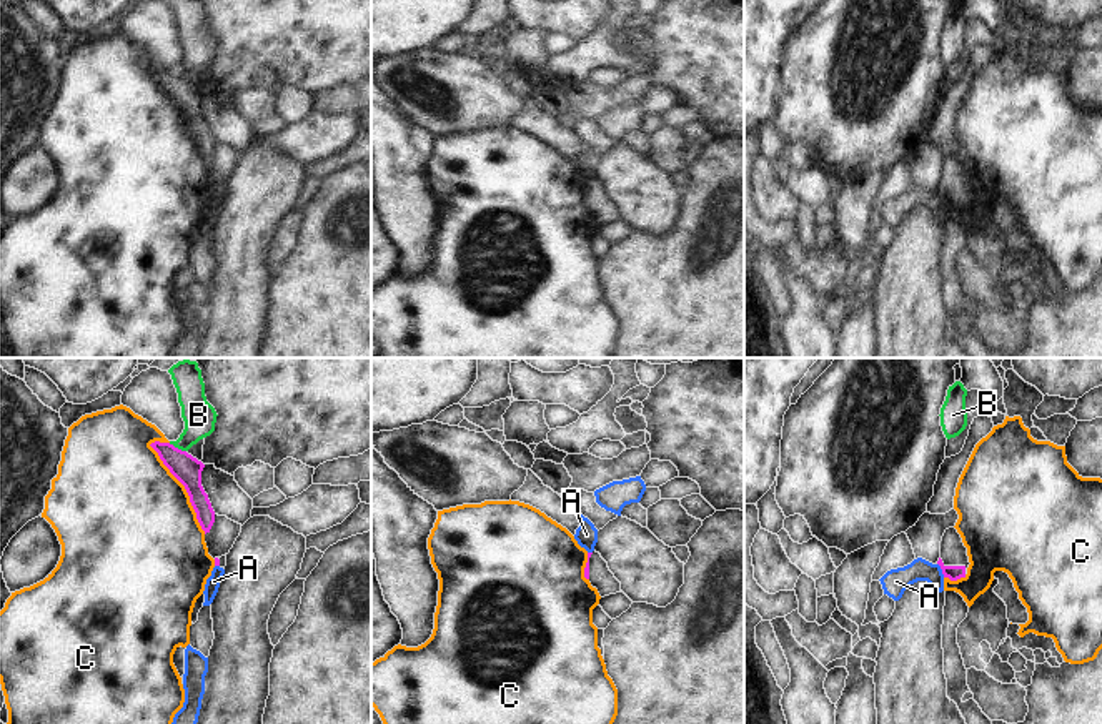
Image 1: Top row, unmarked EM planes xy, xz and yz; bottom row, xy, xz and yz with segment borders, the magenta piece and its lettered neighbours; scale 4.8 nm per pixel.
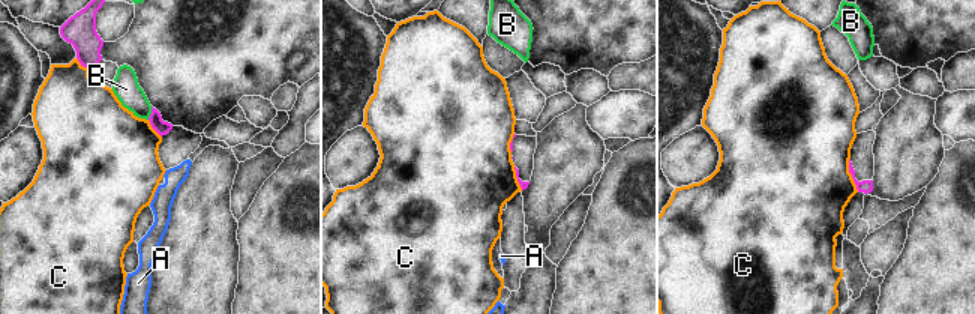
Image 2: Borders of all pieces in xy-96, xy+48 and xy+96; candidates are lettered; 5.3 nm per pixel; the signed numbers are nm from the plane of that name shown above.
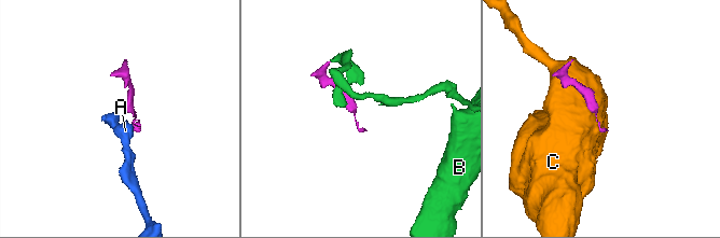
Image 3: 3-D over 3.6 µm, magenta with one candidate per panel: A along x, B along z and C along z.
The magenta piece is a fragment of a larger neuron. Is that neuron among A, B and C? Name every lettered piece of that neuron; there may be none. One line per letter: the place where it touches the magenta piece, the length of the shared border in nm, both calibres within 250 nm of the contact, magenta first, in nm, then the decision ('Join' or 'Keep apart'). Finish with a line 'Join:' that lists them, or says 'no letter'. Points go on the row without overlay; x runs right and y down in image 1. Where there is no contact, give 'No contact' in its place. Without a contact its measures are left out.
A: Touches magenta at yz (941, 195). Shared border 80 nm. Thickness 70 nm (magenta) against 120 nm. Keep apart
B: Touches magenta at xy (177, 75). Shared border 100 nm. Thickness 140 nm (magenta) against 160 nm. Keep apart
C: Touches magenta at xy (185, 115). Shared border 500 nm. Thickness 140 nm (magenta) against 480 nm. Keep apart
Join: no letter

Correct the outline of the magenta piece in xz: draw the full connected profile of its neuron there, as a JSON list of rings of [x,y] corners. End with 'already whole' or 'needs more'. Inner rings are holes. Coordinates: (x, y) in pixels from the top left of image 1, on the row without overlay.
[[[596,178],[588,180],[584,205],[598,216],[601,225],[621,220],[621,210],[614,205],[608,190]]] | needs more

